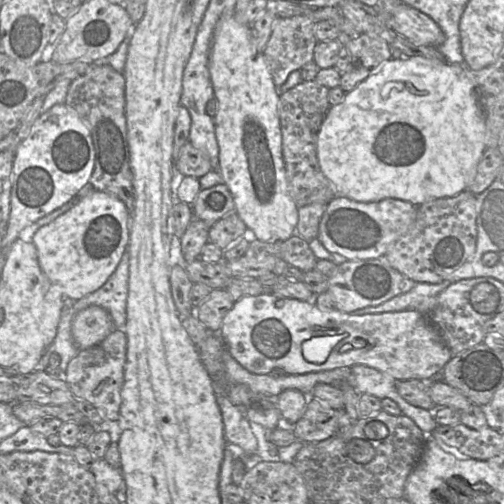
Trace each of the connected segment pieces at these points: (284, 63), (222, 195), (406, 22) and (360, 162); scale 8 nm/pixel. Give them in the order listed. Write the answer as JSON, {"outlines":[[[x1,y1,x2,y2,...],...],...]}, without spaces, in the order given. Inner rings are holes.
{"outlines":[[[306,15,278,18,264,50,265,60,272,74,274,84,280,87,294,70,300,70,314,60,314,48,318,43,314,35,314,18]],[[221,183,207,189,201,189,191,204,193,217,201,220,211,228,219,219,235,210,233,197]],[[400,3,390,17,390,27,416,45,439,47,445,35,439,25,423,12]],[[389,59,338,105,330,106,318,132,317,159,336,196,358,202,394,198,420,206,466,191,486,146,485,114,463,64,423,64,421,59]]]}

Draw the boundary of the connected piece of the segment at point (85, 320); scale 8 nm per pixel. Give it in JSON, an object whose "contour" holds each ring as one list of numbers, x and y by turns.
{"contour":[[96,305,79,311,71,325,72,337,79,350,98,345,114,329,108,312]]}

